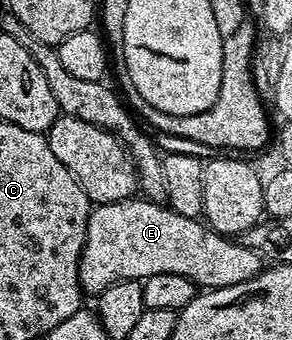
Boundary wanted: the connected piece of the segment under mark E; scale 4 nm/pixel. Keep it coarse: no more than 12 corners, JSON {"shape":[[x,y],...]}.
{"shape":[[145,197],[100,203],[83,292],[187,275],[199,288],[264,270],[258,251]]}

